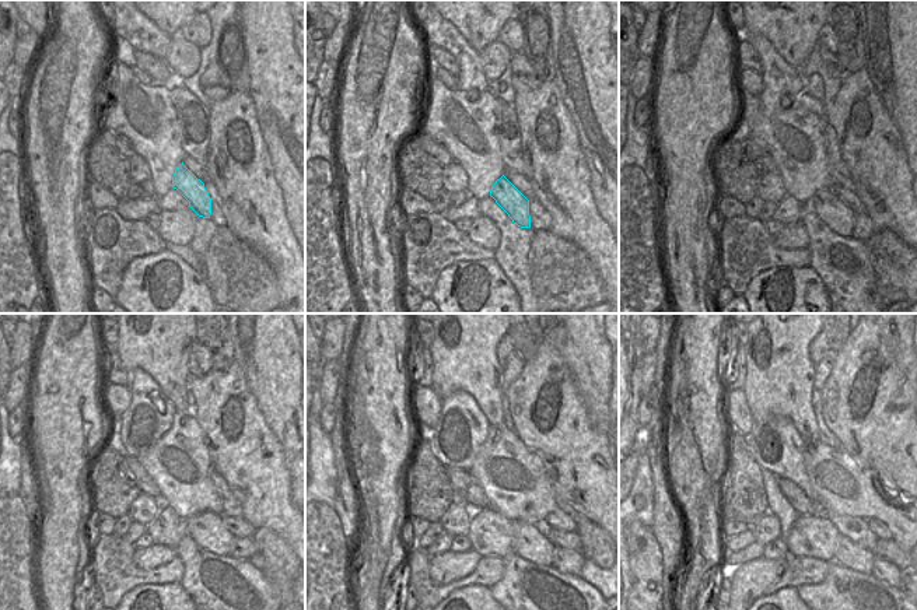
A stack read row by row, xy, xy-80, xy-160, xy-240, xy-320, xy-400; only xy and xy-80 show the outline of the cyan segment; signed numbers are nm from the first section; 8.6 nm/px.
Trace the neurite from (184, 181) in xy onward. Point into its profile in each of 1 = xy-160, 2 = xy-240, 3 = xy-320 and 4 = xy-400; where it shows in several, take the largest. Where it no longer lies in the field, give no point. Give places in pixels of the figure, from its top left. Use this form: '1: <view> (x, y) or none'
1: xy-160 (825, 203)
2: xy-240 (206, 529)
3: xy-320 (529, 543)
4: xy-400 (849, 554)

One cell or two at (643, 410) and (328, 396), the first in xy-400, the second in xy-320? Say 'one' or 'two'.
two

